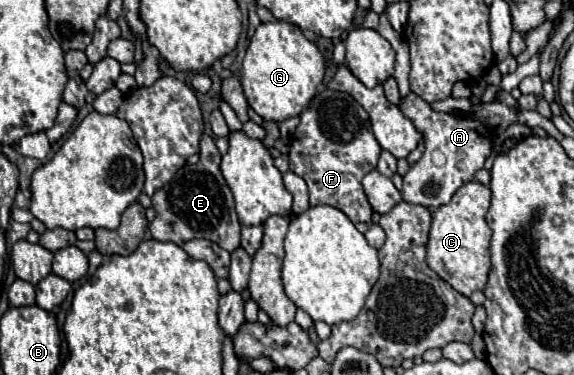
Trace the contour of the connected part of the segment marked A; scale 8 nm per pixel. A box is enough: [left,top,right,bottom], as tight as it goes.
[401,93,491,207]

